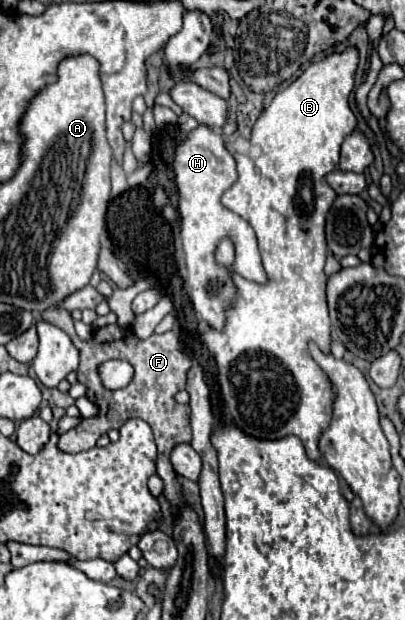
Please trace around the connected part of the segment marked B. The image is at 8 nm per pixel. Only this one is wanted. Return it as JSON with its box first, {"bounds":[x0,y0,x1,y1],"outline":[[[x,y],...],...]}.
{"bounds":[200,47,358,461],"outline":[[[354,47],[346,49],[344,53],[330,55],[324,61],[312,63],[294,83],[290,83],[284,91],[278,91],[272,103],[258,117],[250,137],[250,151],[246,155],[236,155],[238,181],[222,195],[222,205],[238,213],[254,229],[268,281],[246,281],[238,273],[230,271],[236,293],[230,301],[230,307],[224,311],[226,323],[222,329],[206,327],[200,333],[202,343],[216,359],[218,383],[222,389],[224,413],[228,421],[256,439],[274,441],[286,435],[296,435],[312,461],[322,457],[318,441],[330,423],[330,407],[336,395],[334,385],[314,363],[308,351],[308,343],[316,341],[322,353],[330,355],[330,317],[326,305],[324,273],[324,217],[330,209],[330,203],[336,199],[336,193],[326,183],[324,175],[338,167],[342,139],[356,127],[356,117],[348,103],[348,95],[354,89],[356,65],[358,51]]]}

